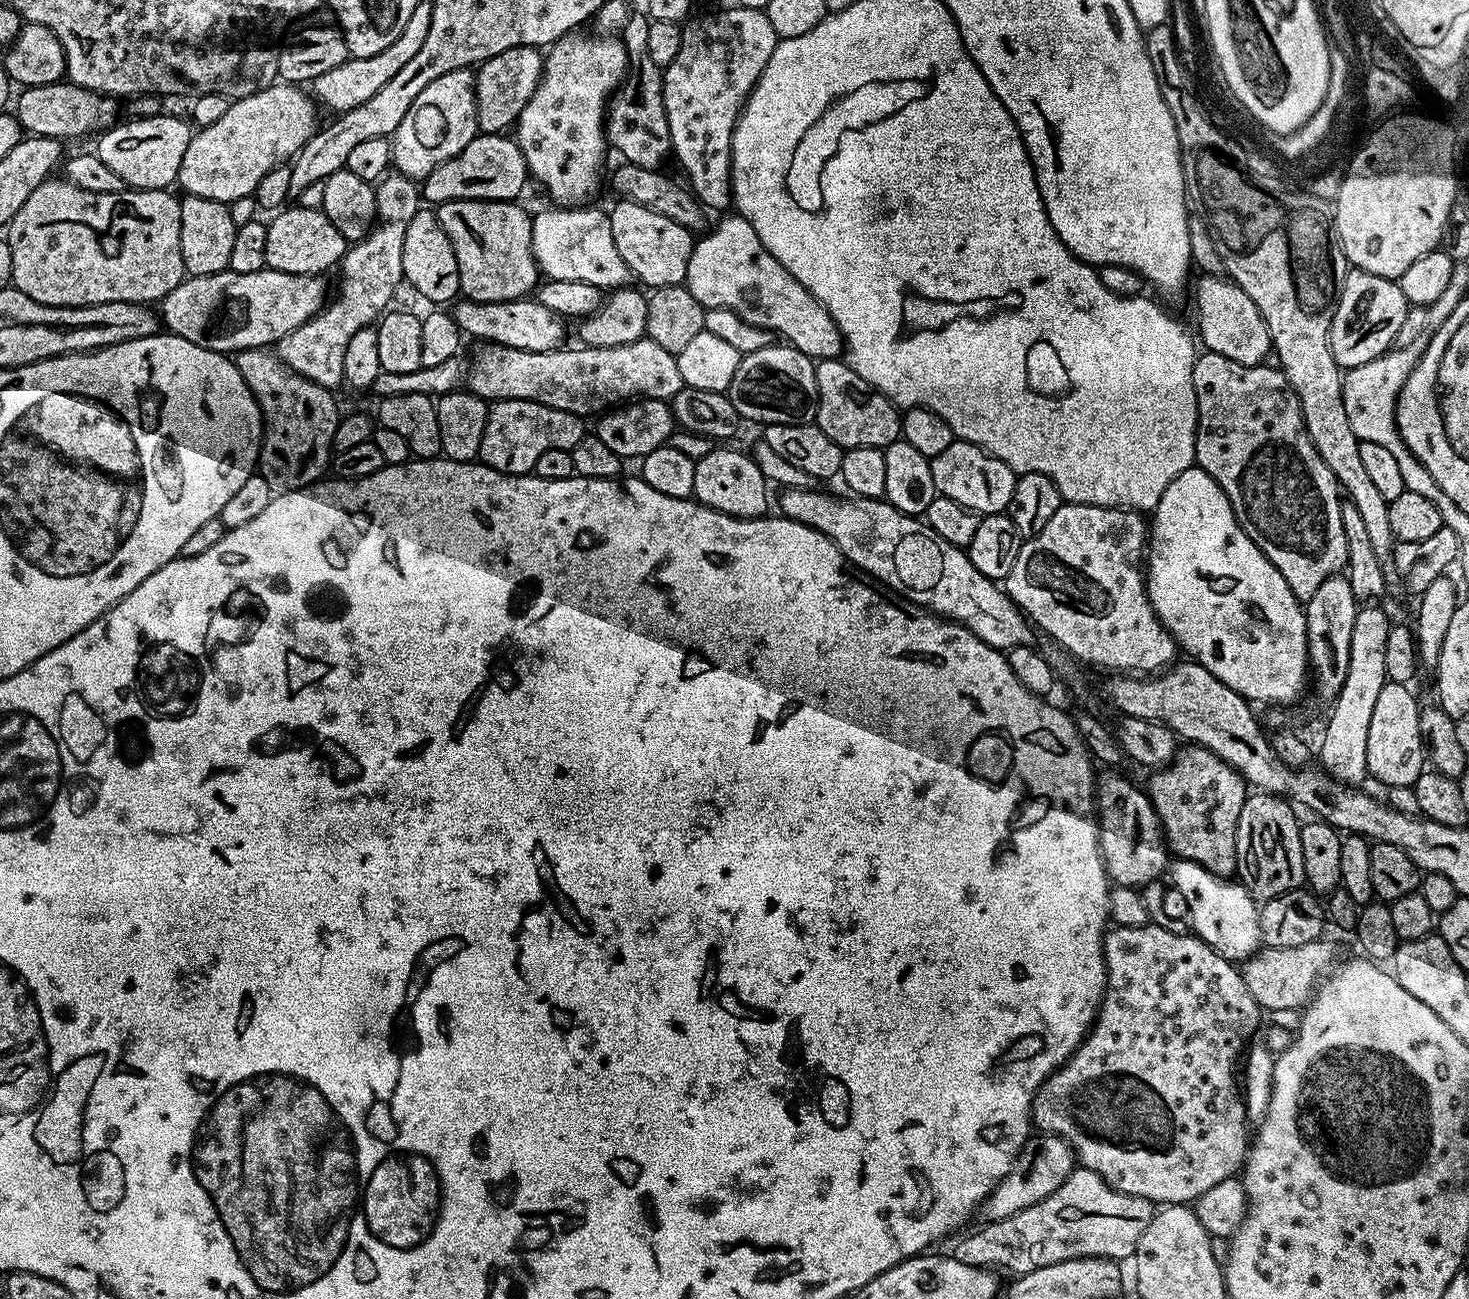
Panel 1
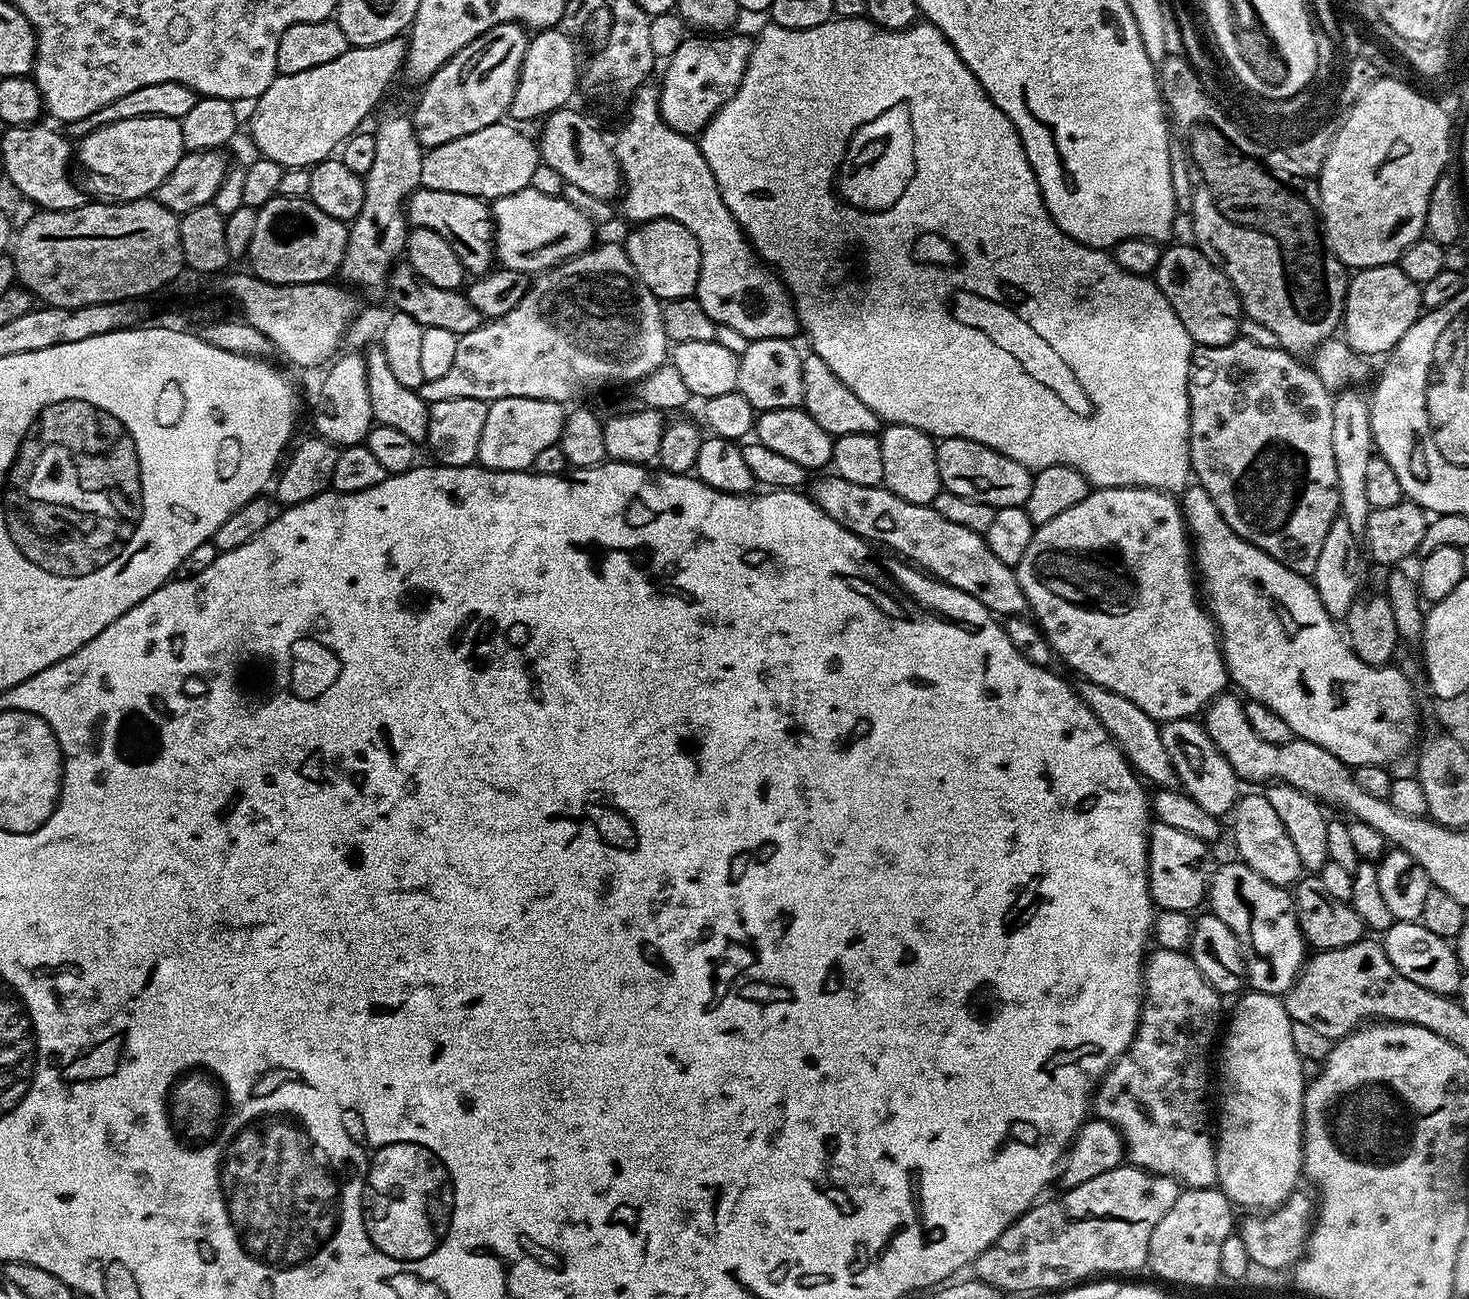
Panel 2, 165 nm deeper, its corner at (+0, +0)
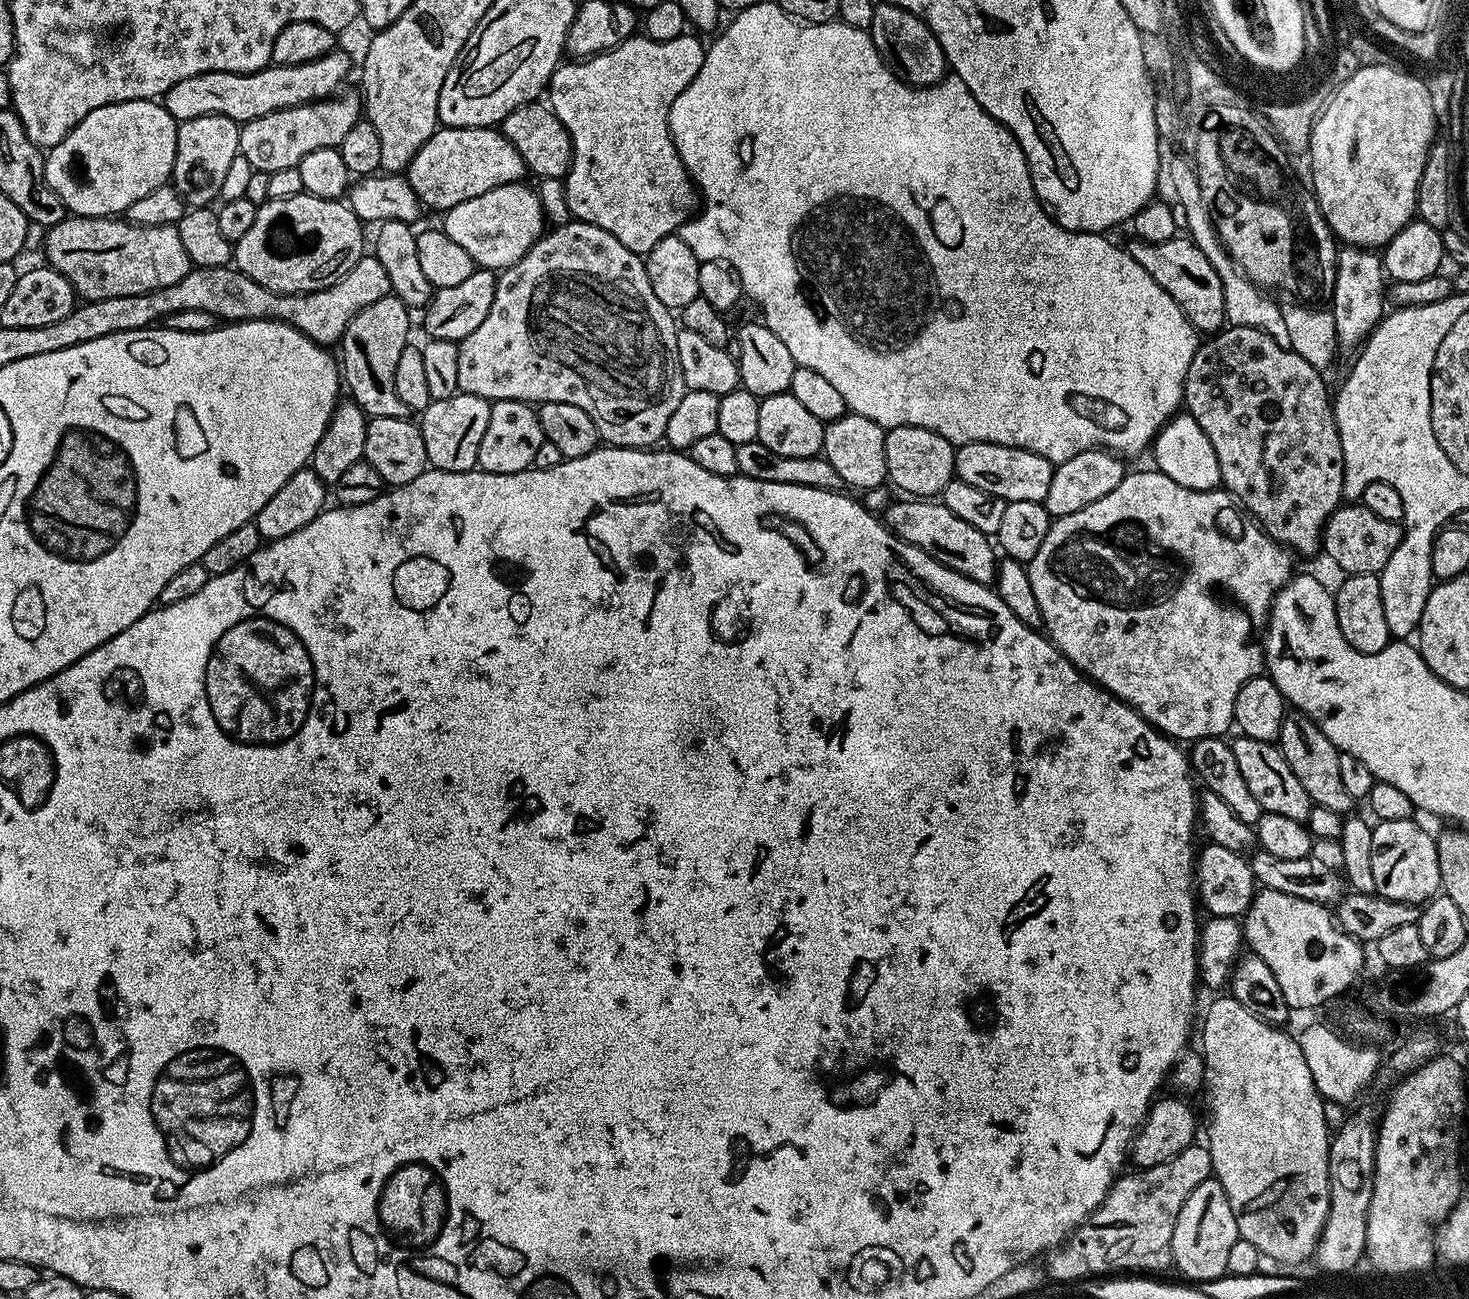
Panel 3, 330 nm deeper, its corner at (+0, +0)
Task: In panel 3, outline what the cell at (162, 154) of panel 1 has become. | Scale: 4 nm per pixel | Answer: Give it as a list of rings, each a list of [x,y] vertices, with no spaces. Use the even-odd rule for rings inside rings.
[[[127,100],[90,110],[62,142],[47,149],[44,177],[73,216],[119,217],[138,198],[169,183],[178,121],[156,100]]]

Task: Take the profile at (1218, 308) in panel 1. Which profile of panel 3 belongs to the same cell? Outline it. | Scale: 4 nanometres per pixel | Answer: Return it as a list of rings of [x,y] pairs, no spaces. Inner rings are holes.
[[[1191,238],[1167,240],[1161,244],[1133,239],[1131,243],[1126,251],[1135,258],[1138,266],[1142,266],[1142,270],[1146,270],[1146,274],[1150,274],[1150,278],[1154,278],[1154,282],[1158,282],[1158,286],[1162,286],[1162,290],[1170,294],[1170,298],[1174,298],[1174,302],[1178,302],[1197,333],[1215,334],[1225,327],[1226,298],[1222,298],[1222,278],[1218,278],[1218,270],[1210,266],[1210,258],[1202,254]]]

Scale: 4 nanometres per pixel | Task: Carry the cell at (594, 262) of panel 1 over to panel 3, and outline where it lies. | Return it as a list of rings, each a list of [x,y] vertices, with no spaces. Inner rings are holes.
[[[517,182],[494,186],[494,190],[486,190],[486,194],[478,194],[478,198],[467,202],[458,202],[458,206],[443,213],[442,230],[470,254],[477,269],[503,270],[514,266],[514,262],[544,235],[544,204],[539,194],[526,185]]]

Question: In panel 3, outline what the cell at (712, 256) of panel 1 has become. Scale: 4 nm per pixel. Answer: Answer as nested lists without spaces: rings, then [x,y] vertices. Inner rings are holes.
[[[633,34],[618,46],[614,46],[605,52],[599,52],[596,56],[573,59],[571,61],[573,64],[561,63],[551,80],[548,81],[547,91],[552,92],[551,110],[562,122],[562,126],[566,126],[566,130],[572,139],[572,164],[568,167],[567,176],[563,177],[562,180],[564,200],[568,203],[569,210],[576,215],[573,217],[579,223],[593,224],[610,234],[614,234],[614,238],[618,238],[618,242],[622,242],[622,246],[626,246],[637,254],[647,254],[650,250],[654,250],[658,241],[673,235],[681,224],[691,220],[698,208],[698,189],[692,183],[692,178],[688,175],[686,166],[674,146],[668,125],[670,106],[674,106],[674,98],[678,98],[678,94],[682,94],[682,90],[686,90],[686,86],[690,86],[690,82],[694,82],[698,70],[702,70],[706,44],[705,41],[699,40],[699,38],[701,39],[699,35],[693,35],[685,34],[678,38],[670,38],[666,42],[658,42],[643,34]]]

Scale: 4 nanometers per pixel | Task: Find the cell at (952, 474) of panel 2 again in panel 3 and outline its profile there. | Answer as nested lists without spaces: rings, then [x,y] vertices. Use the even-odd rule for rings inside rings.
[[[986,442],[961,444],[956,448],[955,479],[970,482],[970,486],[978,486],[982,490],[990,490],[990,494],[998,494],[998,498],[1014,502],[1043,502],[1050,490],[1053,465],[1042,454],[1034,454],[1030,450],[998,446]]]

